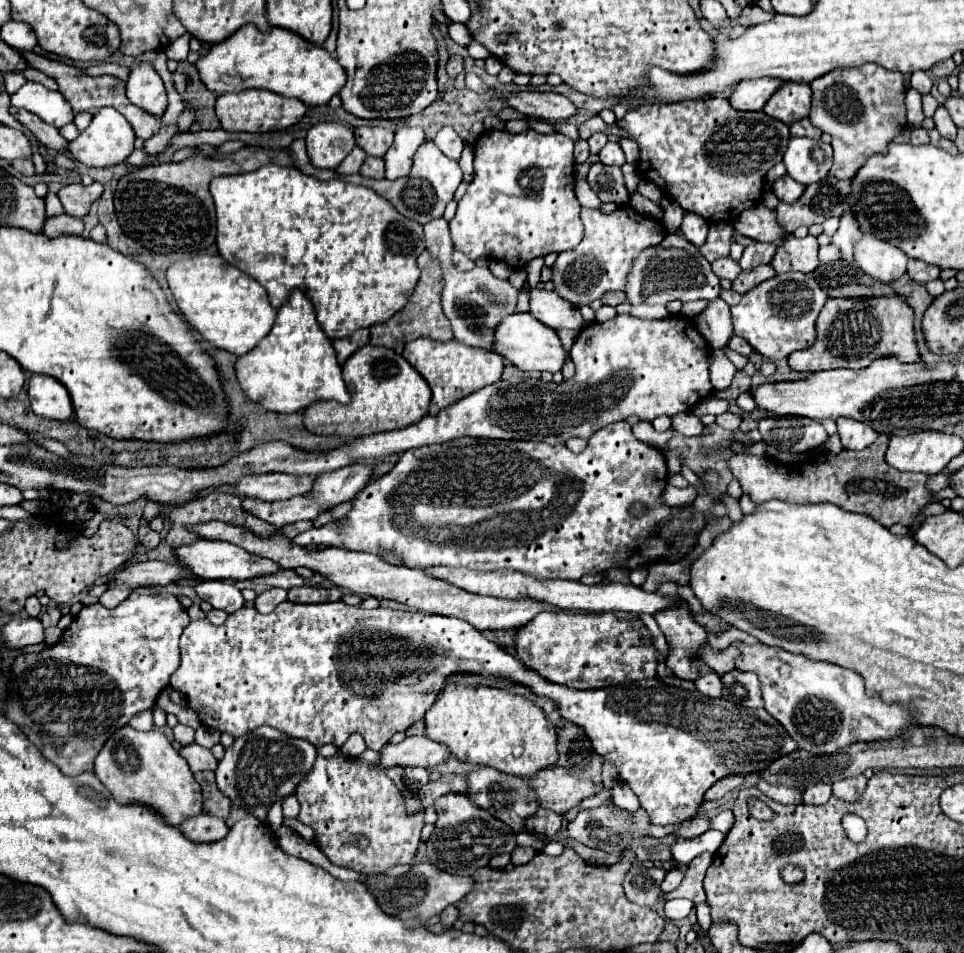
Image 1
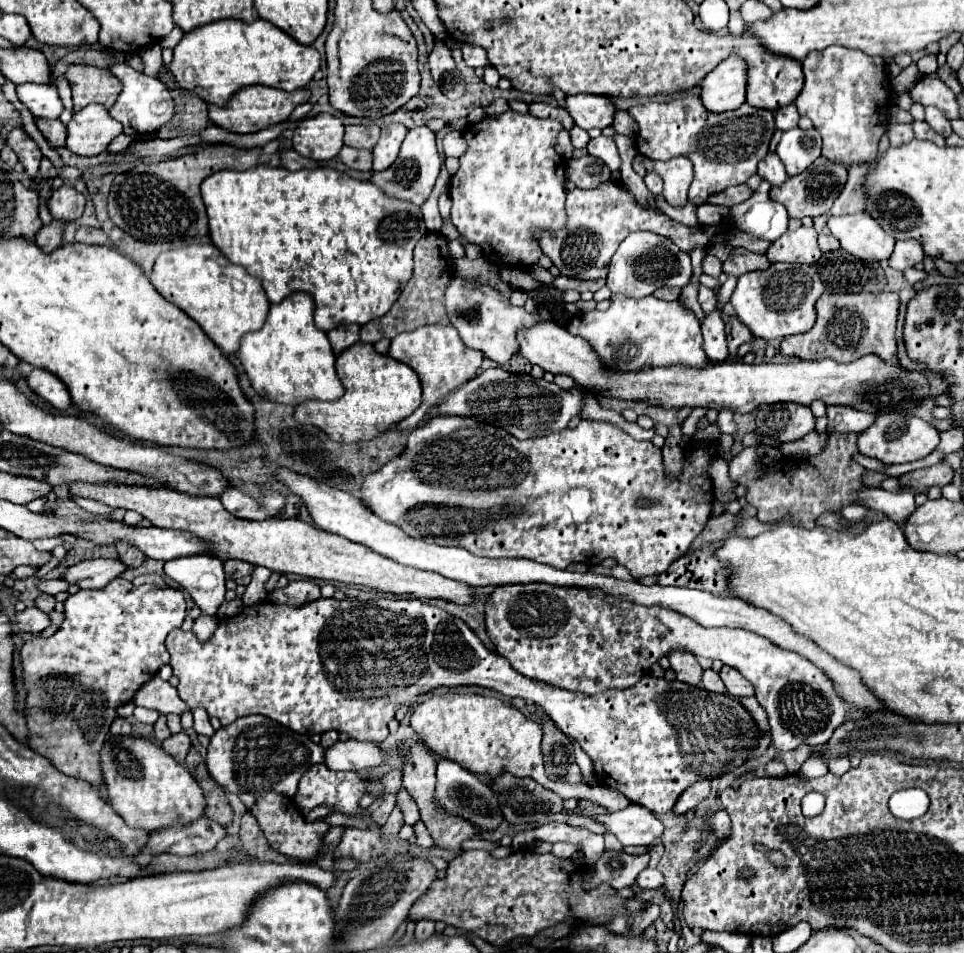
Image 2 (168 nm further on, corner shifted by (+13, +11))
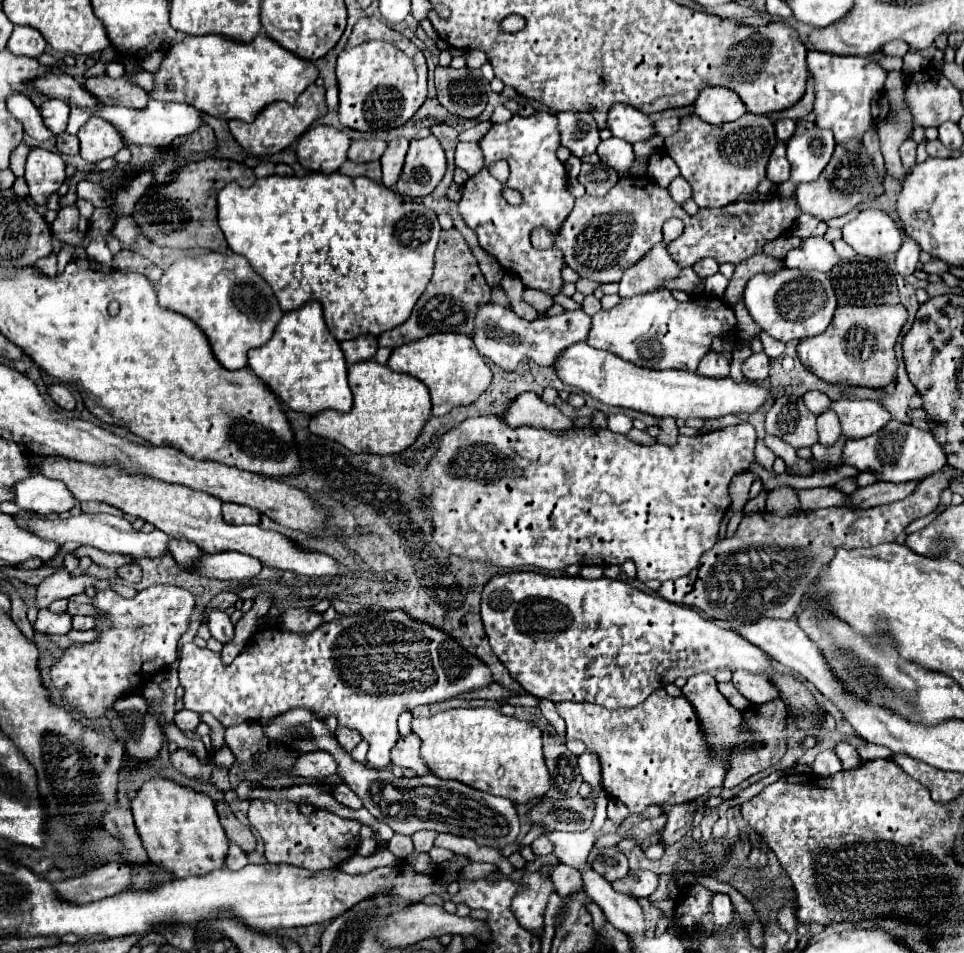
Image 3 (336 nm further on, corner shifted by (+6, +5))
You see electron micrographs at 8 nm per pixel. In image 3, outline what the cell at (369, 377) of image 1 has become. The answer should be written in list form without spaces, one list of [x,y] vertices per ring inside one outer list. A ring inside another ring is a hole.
[[[374,360],[356,362],[348,368],[348,382],[354,394],[354,406],[350,412],[320,412],[312,416],[310,430],[316,436],[342,444],[350,452],[372,454],[400,454],[408,450],[420,436],[424,422],[432,416],[428,388],[410,374],[392,372]]]

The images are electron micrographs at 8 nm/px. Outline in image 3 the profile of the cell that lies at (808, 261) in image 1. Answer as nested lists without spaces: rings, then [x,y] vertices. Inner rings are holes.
[[[812,236],[804,240],[798,248],[790,250],[784,264],[788,268],[798,268],[798,270],[818,270],[818,272],[830,272],[836,264],[840,262],[834,246],[820,238]]]

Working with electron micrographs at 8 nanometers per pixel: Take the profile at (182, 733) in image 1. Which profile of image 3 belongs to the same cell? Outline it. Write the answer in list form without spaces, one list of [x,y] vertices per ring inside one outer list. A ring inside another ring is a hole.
[[[180,710],[180,712],[176,712],[176,716],[174,716],[174,724],[176,724],[182,732],[194,732],[200,722],[202,722],[202,720],[200,720],[200,714],[190,712],[190,710]]]

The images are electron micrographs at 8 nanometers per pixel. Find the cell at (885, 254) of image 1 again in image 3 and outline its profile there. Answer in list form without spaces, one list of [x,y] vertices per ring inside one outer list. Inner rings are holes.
[[[878,208],[862,210],[842,228],[842,232],[844,240],[858,254],[868,258],[878,258],[880,254],[896,254],[902,246],[902,234],[894,220]]]

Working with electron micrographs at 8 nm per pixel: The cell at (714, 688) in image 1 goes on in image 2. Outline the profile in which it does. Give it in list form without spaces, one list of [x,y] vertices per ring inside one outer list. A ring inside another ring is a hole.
[[[711,668],[709,670],[703,670],[703,676],[701,676],[701,686],[709,692],[725,692],[725,686],[719,678],[717,672],[713,672]]]

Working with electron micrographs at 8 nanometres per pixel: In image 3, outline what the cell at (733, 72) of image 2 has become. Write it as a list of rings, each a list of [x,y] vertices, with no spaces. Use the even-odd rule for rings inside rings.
[[[704,88],[696,102],[694,112],[708,124],[726,124],[746,114],[744,102],[728,88]]]

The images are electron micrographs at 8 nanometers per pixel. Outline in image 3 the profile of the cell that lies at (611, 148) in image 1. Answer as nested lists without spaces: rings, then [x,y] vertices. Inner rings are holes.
[[[608,138],[602,140],[598,146],[598,156],[604,164],[614,168],[620,176],[628,176],[628,170],[634,162],[634,150],[630,142],[624,142],[620,138]]]

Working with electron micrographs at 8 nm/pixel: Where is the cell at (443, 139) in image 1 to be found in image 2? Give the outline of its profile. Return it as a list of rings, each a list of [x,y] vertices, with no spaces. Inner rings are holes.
[[[449,132],[443,136],[443,154],[459,158],[465,152],[465,140],[461,132]]]

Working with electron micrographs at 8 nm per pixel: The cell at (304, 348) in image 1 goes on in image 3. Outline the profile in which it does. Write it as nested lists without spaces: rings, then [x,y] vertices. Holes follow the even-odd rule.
[[[312,300],[300,310],[286,312],[272,340],[248,352],[248,366],[262,378],[270,390],[292,410],[318,414],[322,410],[348,412],[352,408],[352,392],[346,378],[346,360],[340,342],[326,328],[320,302]]]

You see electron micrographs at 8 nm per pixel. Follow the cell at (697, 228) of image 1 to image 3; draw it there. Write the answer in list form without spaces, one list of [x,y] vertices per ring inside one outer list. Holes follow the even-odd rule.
[[[676,176],[676,178],[670,182],[668,192],[670,192],[670,196],[674,198],[674,202],[678,202],[678,204],[682,204],[684,200],[688,200],[688,198],[692,196],[692,188],[690,188],[690,184],[688,184],[682,176]]]

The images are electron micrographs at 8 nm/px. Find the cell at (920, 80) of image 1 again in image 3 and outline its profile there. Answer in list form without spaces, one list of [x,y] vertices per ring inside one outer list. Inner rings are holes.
[[[896,40],[896,42],[888,42],[888,44],[884,44],[884,46],[882,46],[882,52],[884,52],[884,54],[900,56],[900,58],[902,58],[908,50],[910,50],[910,46],[908,46],[906,42],[900,42],[900,40]]]

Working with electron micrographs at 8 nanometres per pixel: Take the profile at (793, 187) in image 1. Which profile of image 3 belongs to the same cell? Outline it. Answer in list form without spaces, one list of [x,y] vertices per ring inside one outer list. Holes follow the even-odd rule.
[[[778,142],[776,148],[772,150],[770,162],[766,168],[766,176],[776,184],[782,184],[790,178],[790,164],[786,158],[786,144],[784,142]]]

